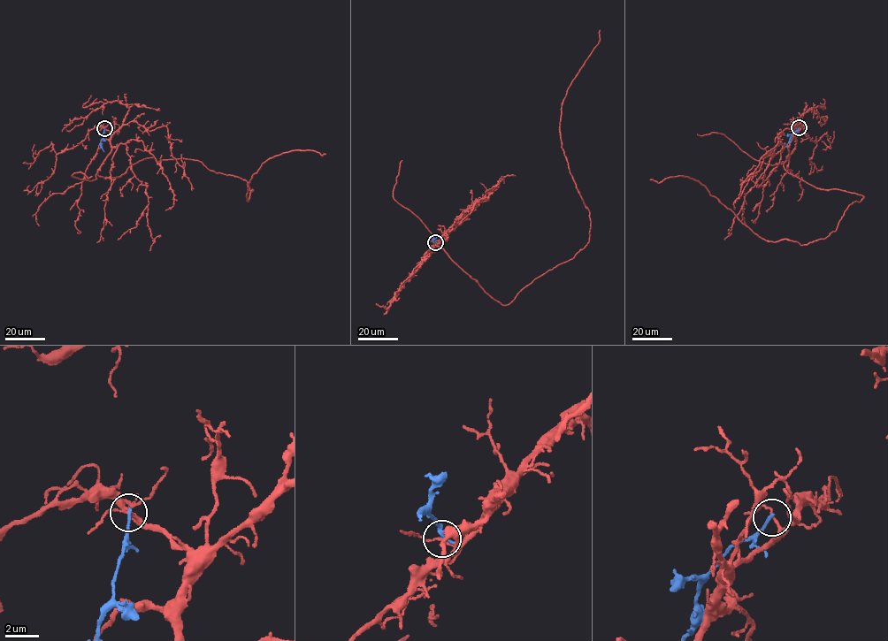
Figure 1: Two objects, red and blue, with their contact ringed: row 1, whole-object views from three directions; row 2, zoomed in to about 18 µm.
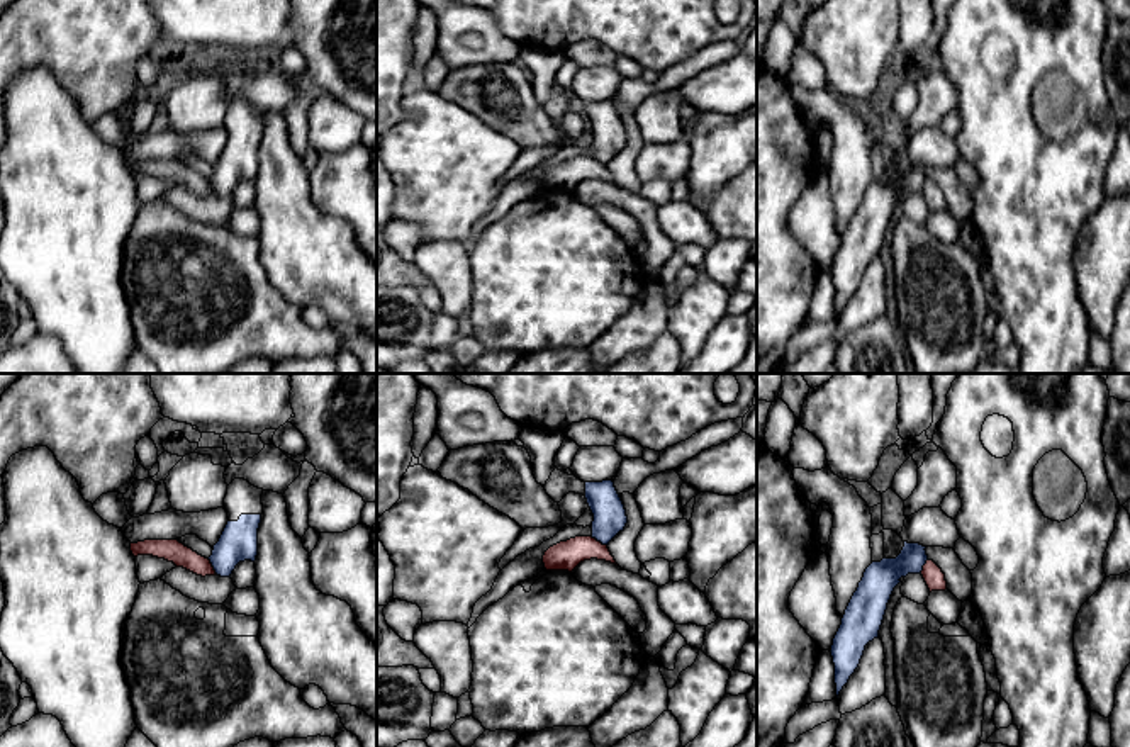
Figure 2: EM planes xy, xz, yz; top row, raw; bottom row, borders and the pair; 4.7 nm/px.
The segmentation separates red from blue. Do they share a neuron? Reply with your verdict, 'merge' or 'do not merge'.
do not merge

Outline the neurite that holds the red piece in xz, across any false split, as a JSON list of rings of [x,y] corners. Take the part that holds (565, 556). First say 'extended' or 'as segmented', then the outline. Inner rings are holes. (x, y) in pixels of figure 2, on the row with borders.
as segmented; [[[575,536],[550,547],[543,555],[543,564],[546,570],[572,572],[580,562],[590,559],[616,564],[607,545],[592,536]]]

